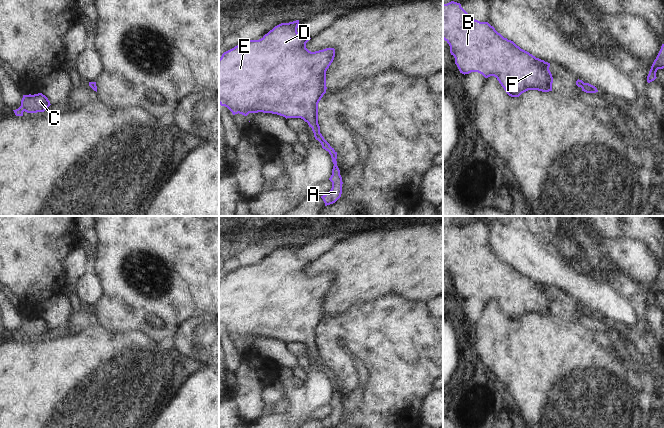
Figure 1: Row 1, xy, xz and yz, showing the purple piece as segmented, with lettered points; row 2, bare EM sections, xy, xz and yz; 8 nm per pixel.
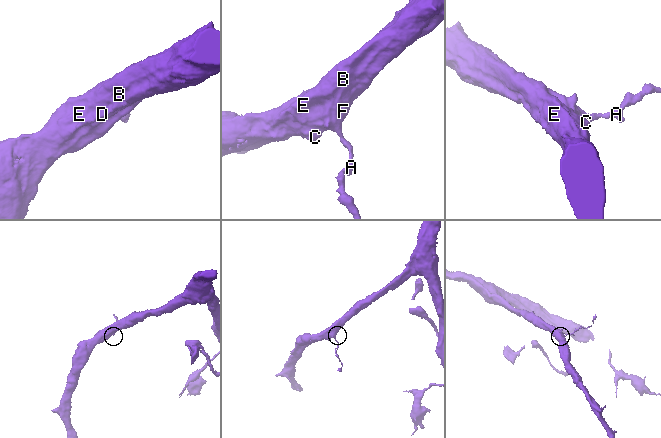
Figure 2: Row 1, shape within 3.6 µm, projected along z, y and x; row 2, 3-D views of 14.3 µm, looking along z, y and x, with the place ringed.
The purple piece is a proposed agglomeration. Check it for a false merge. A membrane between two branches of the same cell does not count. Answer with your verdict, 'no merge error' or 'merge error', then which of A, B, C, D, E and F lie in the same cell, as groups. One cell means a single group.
no merge error; groups A B C D E F

